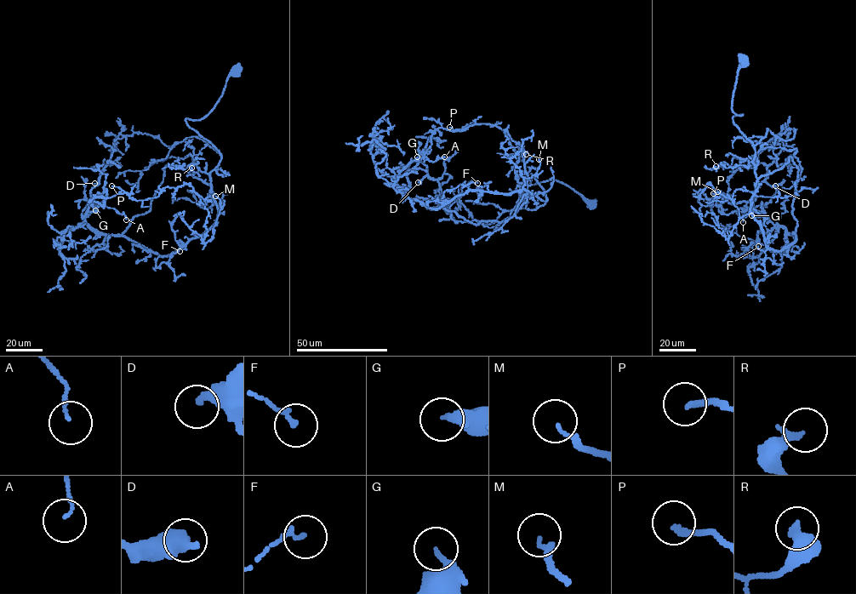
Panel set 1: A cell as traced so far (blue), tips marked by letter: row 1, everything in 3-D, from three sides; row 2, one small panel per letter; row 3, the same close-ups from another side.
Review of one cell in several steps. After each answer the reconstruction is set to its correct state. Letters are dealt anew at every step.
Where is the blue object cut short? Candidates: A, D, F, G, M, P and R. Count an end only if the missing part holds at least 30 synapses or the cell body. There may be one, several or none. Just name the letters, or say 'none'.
M, P

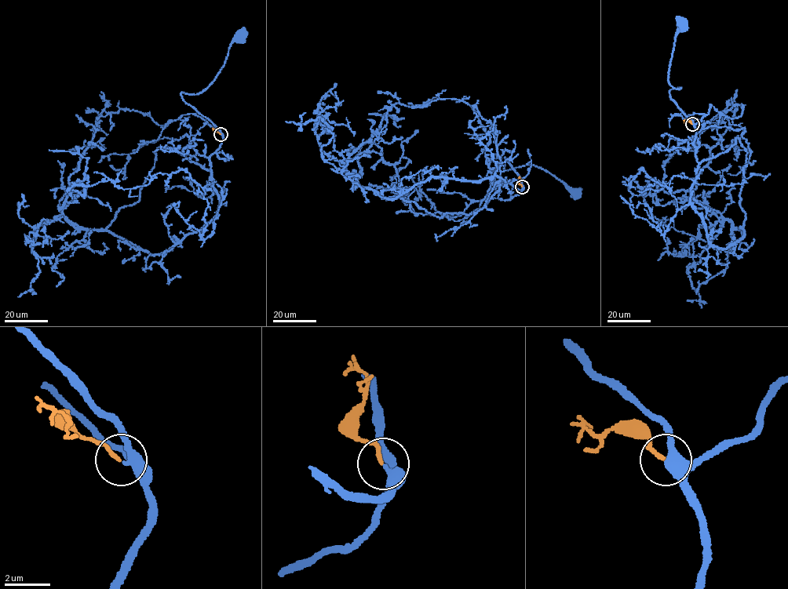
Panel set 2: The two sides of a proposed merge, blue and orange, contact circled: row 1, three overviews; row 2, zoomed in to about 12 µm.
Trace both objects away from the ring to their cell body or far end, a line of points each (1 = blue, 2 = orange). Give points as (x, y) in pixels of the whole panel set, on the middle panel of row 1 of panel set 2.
1: (522, 187), (521, 179), (505, 157), (505, 169), (534, 165), (560, 180), (575, 193)
2: (522, 187), (519, 177)

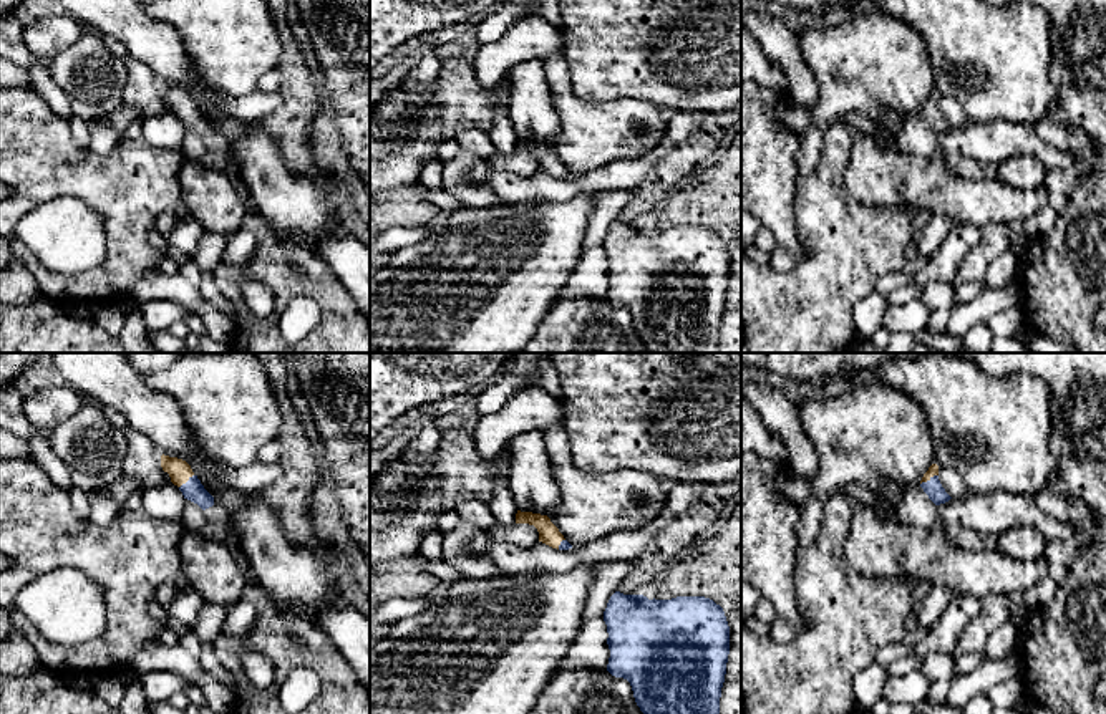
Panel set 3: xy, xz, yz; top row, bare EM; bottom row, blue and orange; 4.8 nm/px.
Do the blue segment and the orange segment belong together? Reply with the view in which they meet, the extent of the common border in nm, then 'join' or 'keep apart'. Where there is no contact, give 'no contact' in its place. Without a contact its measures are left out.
yz | 100 nm | join

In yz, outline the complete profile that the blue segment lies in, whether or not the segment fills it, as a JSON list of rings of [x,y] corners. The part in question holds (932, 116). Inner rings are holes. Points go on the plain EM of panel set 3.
[[[932,93],[929,96],[929,99],[924,103],[924,106],[920,109],[920,116],[924,118],[924,121],[929,124],[929,128],[935,134],[945,133],[952,128],[939,109],[939,94],[937,93]]]

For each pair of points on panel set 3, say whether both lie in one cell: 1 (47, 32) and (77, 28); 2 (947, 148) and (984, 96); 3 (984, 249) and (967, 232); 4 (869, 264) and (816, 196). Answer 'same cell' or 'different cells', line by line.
1: same cell
2: different cells
3: different cells
4: same cell

